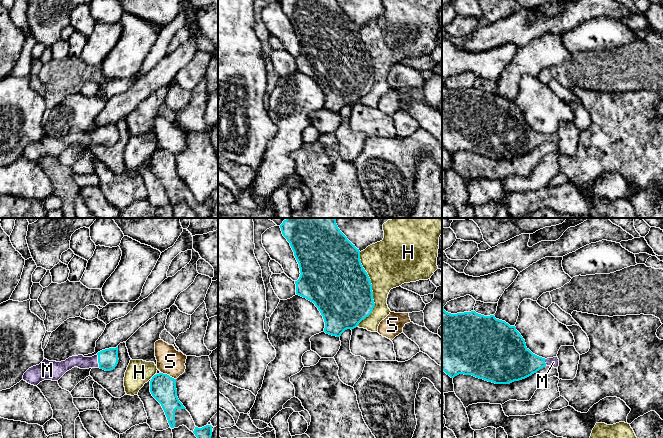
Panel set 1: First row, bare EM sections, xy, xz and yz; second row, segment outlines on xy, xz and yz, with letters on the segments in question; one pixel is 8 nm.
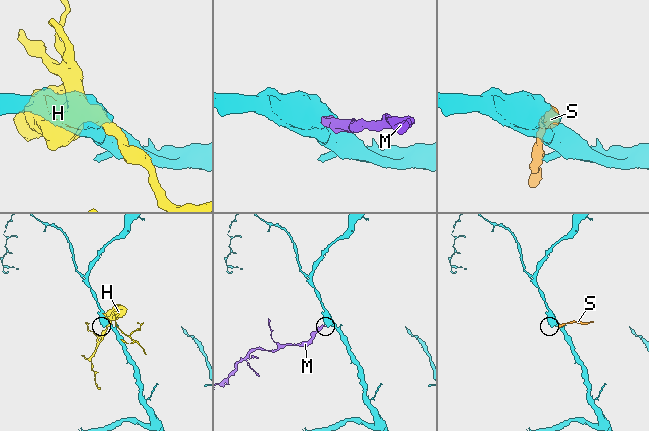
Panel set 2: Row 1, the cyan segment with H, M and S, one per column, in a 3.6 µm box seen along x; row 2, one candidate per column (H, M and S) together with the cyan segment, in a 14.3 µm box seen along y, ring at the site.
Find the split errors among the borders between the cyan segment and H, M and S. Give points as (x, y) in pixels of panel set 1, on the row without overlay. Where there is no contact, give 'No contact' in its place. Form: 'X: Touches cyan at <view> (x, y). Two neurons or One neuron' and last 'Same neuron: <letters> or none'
H: Touches cyan at xz (371, 66). Two neurons
M: Touches cyan at xy (98, 137). One neuron
S: Touches cyan at xy (168, 151). Two neurons
Same neuron: M

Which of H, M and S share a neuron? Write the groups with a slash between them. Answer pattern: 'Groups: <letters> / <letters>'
Groups: H / M / S

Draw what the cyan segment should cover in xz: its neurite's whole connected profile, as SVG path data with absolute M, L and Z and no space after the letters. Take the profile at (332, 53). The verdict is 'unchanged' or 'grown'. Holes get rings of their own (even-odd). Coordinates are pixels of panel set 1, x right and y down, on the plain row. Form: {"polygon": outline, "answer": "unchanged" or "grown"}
{"polygon": "M281 0L280 4L300 44L300 53L295 57L296 70L313 78L318 84L325 98L323 108L340 113L345 106L356 104L375 82L371 56L361 40L359 25L347 15L337 0Z", "answer": "unchanged"}

